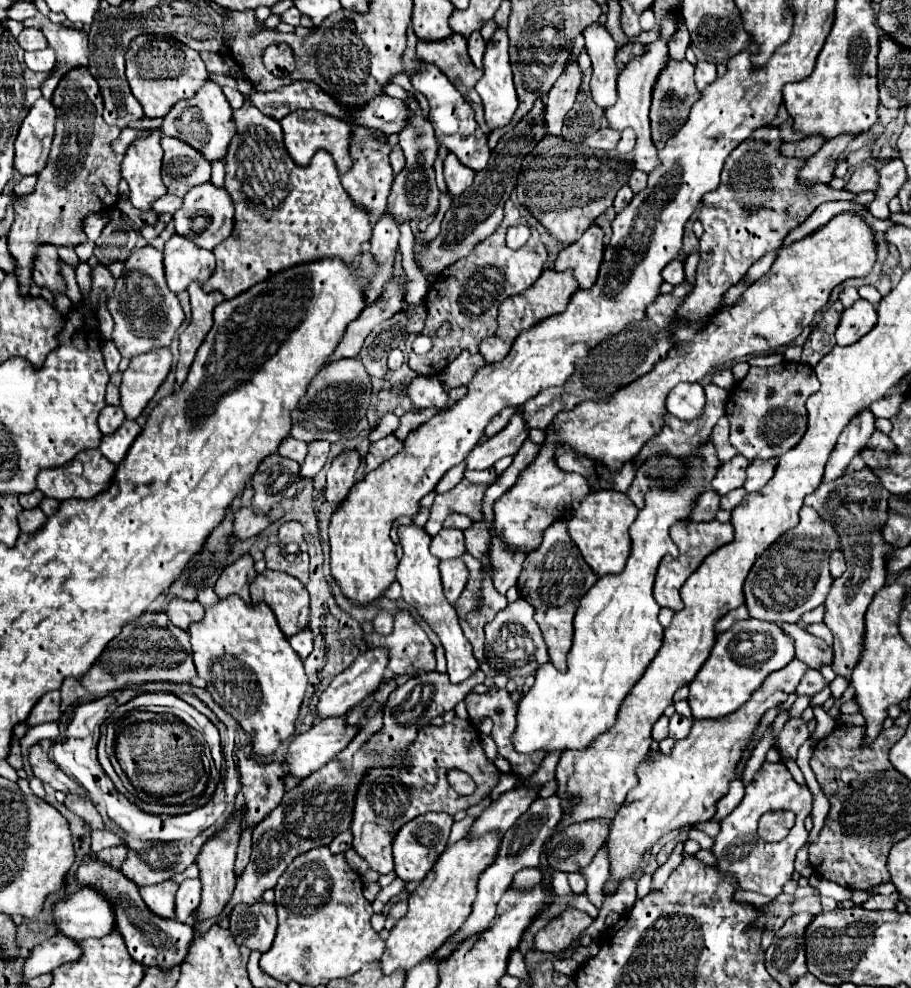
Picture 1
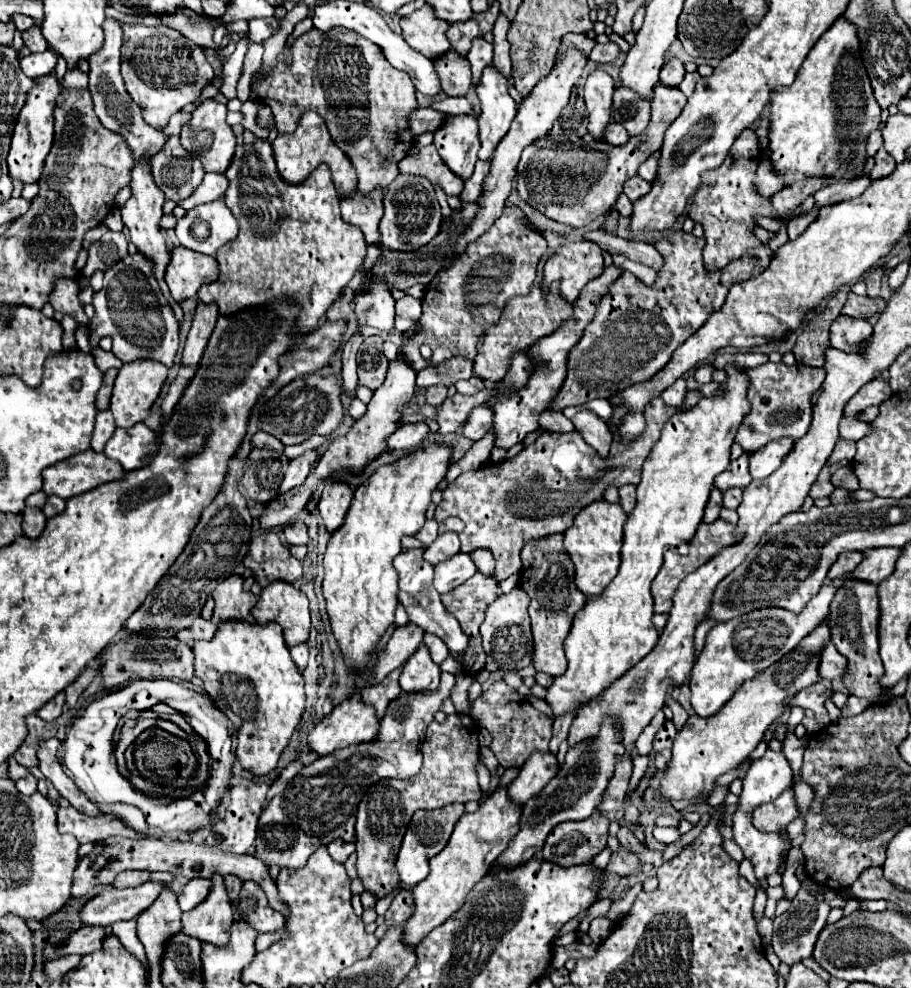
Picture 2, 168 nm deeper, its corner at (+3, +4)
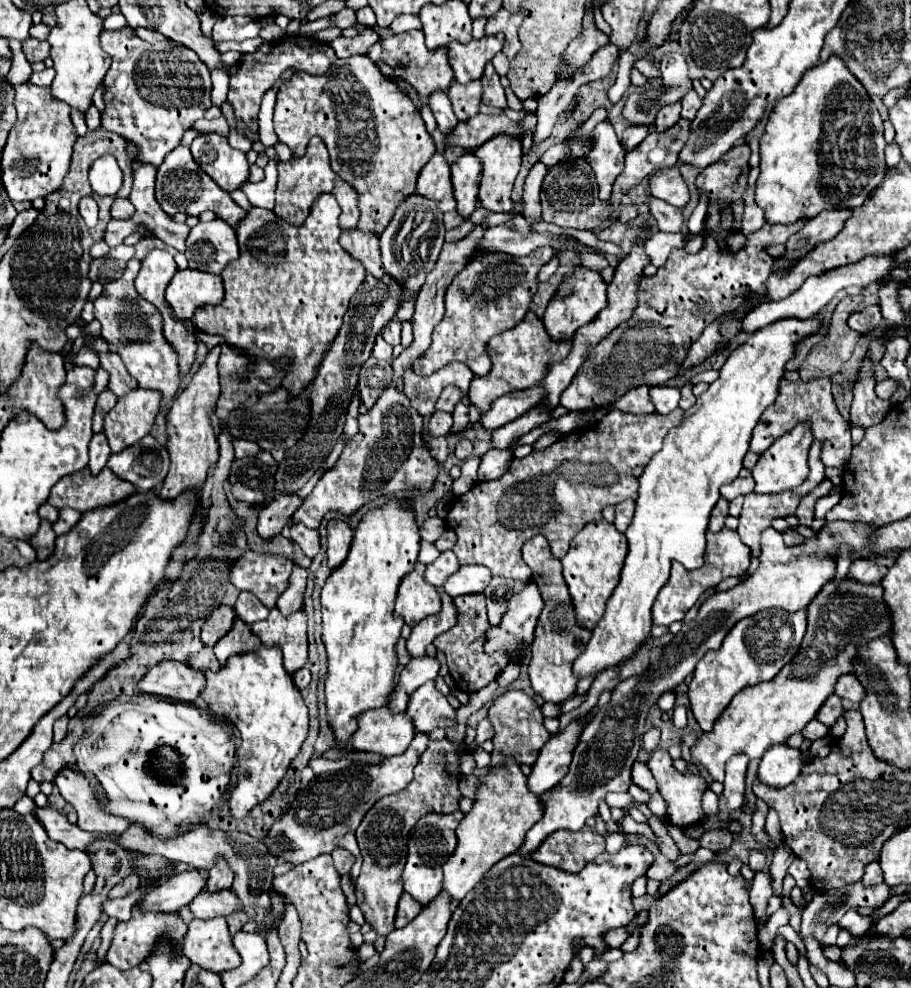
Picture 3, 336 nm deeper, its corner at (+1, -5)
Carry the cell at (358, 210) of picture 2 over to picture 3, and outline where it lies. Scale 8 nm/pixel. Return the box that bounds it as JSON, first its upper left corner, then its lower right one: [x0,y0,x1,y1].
[339,231,385,279]

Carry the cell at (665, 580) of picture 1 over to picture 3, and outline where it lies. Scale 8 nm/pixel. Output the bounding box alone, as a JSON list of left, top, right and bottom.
[653,527,749,625]

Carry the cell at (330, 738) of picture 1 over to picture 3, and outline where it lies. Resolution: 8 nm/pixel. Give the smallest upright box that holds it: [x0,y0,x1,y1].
[351,707,415,757]

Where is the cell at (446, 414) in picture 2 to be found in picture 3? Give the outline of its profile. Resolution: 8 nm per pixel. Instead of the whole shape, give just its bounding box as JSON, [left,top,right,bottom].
[481,387,545,429]

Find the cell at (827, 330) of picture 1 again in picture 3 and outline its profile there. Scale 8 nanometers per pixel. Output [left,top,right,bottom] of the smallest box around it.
[799,295,863,381]

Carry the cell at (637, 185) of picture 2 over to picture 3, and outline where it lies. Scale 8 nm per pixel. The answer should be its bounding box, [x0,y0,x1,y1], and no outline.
[649,197,683,233]

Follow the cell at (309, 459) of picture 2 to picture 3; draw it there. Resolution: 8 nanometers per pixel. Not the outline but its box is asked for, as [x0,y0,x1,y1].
[257,495,301,541]

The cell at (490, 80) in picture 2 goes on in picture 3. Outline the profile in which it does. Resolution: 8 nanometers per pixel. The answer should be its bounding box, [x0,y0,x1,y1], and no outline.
[475,135,521,213]

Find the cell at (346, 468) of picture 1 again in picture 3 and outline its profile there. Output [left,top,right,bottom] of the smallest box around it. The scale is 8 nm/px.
[327,521,353,569]

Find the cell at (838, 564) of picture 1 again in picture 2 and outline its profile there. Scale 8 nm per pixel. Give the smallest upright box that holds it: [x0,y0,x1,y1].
[829,552,863,580]

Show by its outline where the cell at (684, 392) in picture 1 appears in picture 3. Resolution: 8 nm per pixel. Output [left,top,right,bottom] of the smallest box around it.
[649,385,679,415]

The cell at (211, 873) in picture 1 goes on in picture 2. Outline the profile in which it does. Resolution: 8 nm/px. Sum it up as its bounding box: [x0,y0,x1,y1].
[181,876,233,946]

